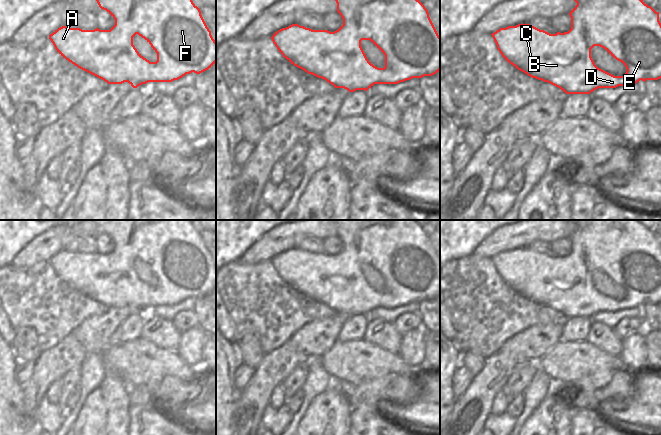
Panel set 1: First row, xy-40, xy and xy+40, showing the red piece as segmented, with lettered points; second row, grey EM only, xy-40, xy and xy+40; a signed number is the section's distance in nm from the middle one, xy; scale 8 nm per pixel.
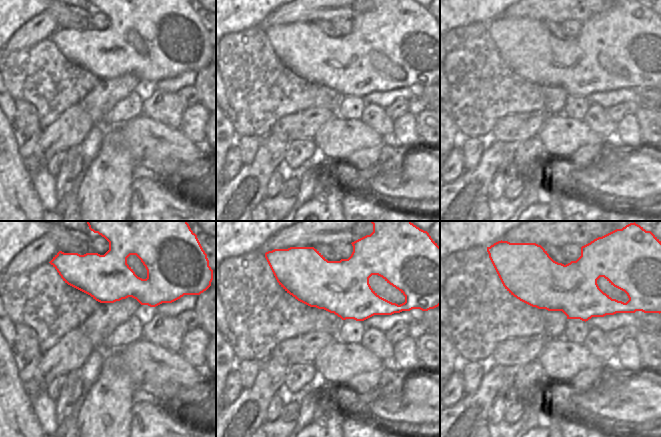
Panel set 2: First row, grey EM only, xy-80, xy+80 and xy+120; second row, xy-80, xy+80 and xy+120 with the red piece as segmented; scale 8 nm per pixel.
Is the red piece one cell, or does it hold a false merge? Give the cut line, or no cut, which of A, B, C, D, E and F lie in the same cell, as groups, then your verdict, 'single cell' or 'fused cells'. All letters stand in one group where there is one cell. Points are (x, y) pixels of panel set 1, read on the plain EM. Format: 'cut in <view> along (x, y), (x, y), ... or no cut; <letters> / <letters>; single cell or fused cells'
no cut; A B C D E F; single cell

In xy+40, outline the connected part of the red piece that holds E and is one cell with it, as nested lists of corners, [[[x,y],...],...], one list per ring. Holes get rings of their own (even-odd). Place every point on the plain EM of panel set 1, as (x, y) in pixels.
[[[566,220],[572,222],[577,229],[569,237],[571,241],[571,253],[568,256],[556,258],[550,258],[544,254],[540,254],[530,248],[518,248],[516,250],[508,250],[506,252],[500,252],[496,256],[492,257],[492,261],[497,269],[497,273],[503,280],[503,282],[512,288],[518,294],[524,296],[532,302],[548,306],[558,312],[560,312],[566,318],[590,318],[598,312],[616,312],[618,310],[626,310],[628,308],[636,308],[640,304],[658,304],[661,302],[661,247],[659,245],[659,236],[656,236],[651,230],[648,230],[643,224],[637,220]],[[594,270],[600,270],[604,272],[613,282],[622,286],[627,295],[624,300],[614,300],[600,292],[598,292],[592,281],[591,273]]]

